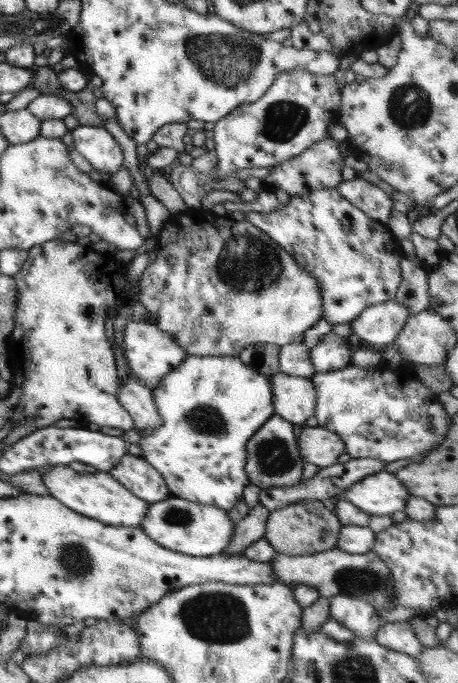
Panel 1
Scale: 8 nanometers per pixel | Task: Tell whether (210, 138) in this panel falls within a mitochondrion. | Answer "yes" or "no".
no

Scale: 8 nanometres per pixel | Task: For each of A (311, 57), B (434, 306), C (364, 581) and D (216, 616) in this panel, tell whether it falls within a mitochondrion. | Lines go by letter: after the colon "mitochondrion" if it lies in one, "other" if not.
A: other
B: other
C: mitochondrion
D: mitochondrion

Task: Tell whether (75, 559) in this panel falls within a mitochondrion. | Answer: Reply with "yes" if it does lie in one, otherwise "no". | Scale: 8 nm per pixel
yes

